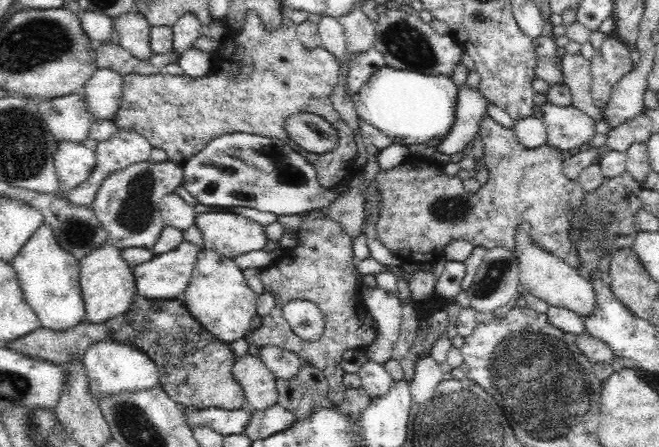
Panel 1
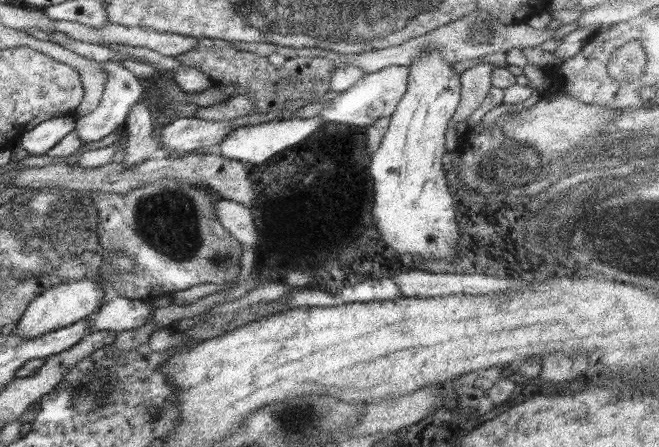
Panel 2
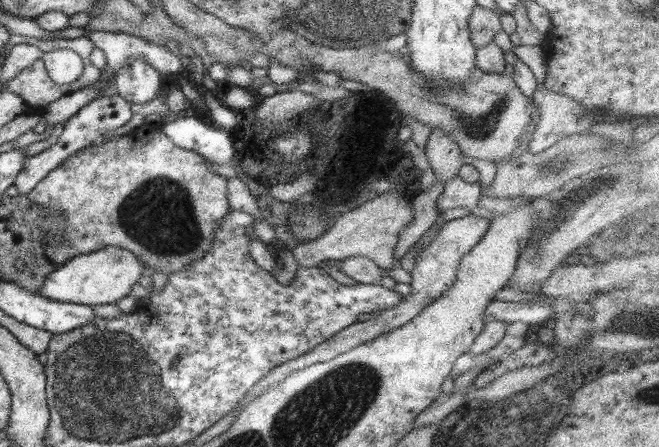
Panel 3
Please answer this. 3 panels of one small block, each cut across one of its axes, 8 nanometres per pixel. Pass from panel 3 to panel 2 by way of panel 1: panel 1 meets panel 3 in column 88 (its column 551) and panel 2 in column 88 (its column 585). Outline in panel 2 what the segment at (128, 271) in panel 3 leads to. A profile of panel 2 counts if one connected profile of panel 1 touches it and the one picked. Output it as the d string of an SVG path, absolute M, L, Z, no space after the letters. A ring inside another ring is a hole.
M93 278L75 279L73 281L65 281L59 285L53 285L49 289L39 293L37 297L31 300L27 308L23 311L20 320L8 329L11 334L18 337L33 339L47 332L58 330L63 326L74 325L75 322L90 317L101 306L103 302L103 287L99 281Z

